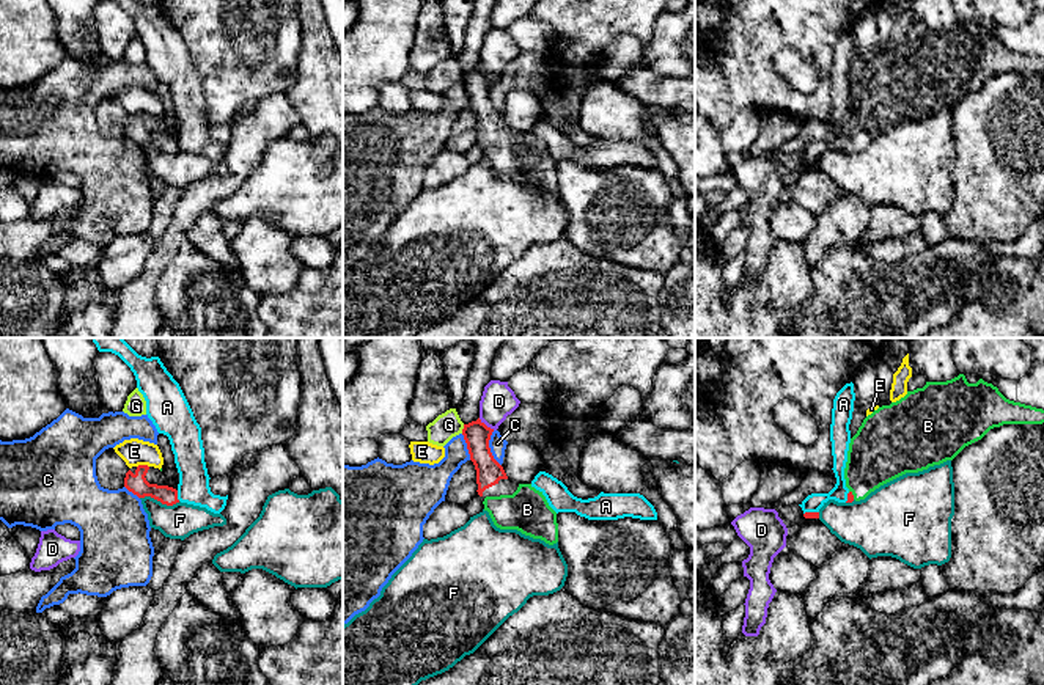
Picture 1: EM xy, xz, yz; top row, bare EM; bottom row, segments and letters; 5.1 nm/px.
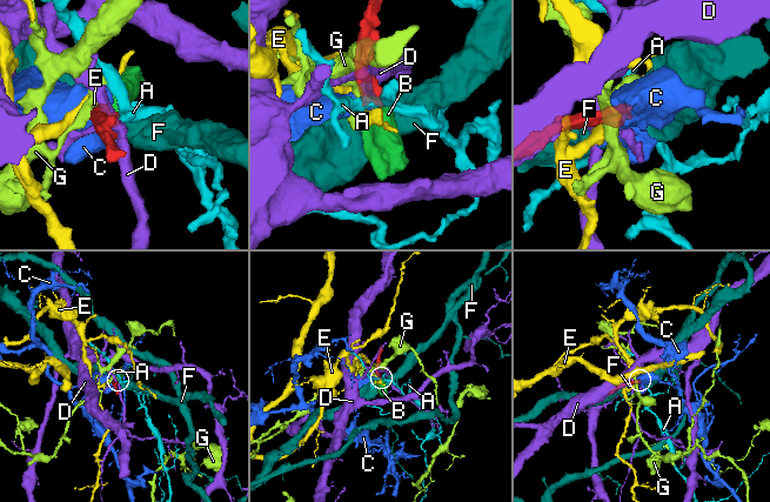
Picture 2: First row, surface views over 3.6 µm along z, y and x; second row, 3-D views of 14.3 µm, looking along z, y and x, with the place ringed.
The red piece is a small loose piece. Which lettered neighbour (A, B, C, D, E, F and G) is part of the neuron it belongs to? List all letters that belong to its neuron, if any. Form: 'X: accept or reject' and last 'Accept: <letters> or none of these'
A: reject
B: accept
C: reject
D: reject
E: reject
F: reject
G: reject
Accept: B

